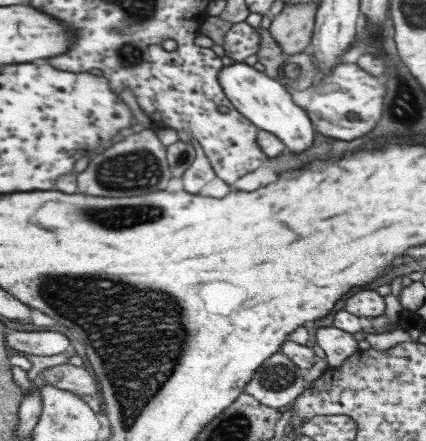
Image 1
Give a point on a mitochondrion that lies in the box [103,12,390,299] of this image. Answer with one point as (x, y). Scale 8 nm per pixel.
(180, 160)

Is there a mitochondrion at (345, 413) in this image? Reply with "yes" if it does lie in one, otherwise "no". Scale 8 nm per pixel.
no

